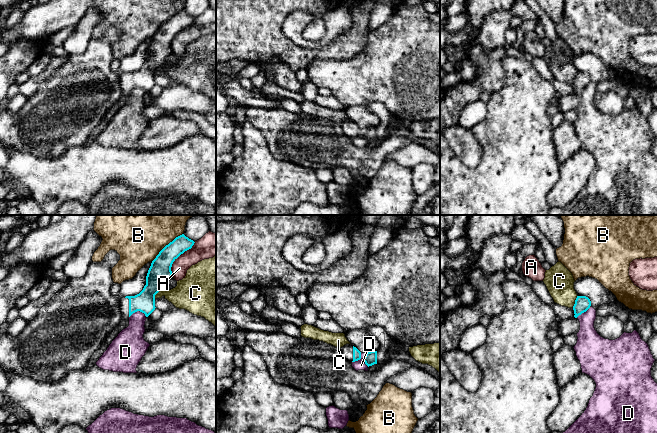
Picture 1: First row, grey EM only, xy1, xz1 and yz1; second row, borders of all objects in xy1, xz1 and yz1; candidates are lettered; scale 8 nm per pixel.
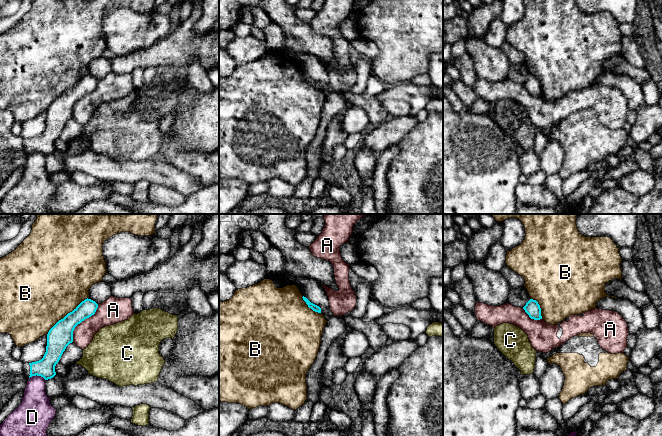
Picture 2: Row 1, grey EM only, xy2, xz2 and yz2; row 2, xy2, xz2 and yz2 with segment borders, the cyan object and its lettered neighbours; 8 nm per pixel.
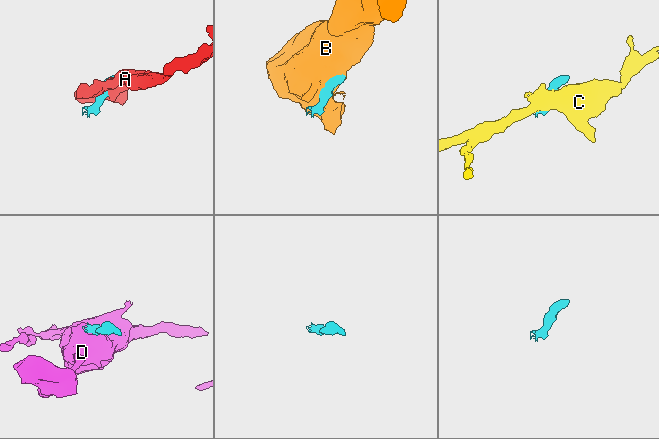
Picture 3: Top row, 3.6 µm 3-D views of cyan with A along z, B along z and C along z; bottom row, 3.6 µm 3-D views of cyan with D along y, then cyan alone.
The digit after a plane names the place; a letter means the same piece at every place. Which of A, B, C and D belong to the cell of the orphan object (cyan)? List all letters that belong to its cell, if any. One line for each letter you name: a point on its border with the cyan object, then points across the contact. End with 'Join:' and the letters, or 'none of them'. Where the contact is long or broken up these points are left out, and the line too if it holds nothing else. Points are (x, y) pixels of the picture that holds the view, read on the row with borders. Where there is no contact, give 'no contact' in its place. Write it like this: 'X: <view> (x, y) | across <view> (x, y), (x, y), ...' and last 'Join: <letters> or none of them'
Join: none of them

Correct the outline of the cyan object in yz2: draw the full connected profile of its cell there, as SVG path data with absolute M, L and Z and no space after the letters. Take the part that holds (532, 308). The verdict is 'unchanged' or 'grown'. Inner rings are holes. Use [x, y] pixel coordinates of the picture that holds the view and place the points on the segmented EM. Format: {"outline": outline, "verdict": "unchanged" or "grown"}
{"outline": "M530 299L523 307L523 309L531 319L534 319L534 320L542 319L541 308L536 300Z", "verdict": "unchanged"}

